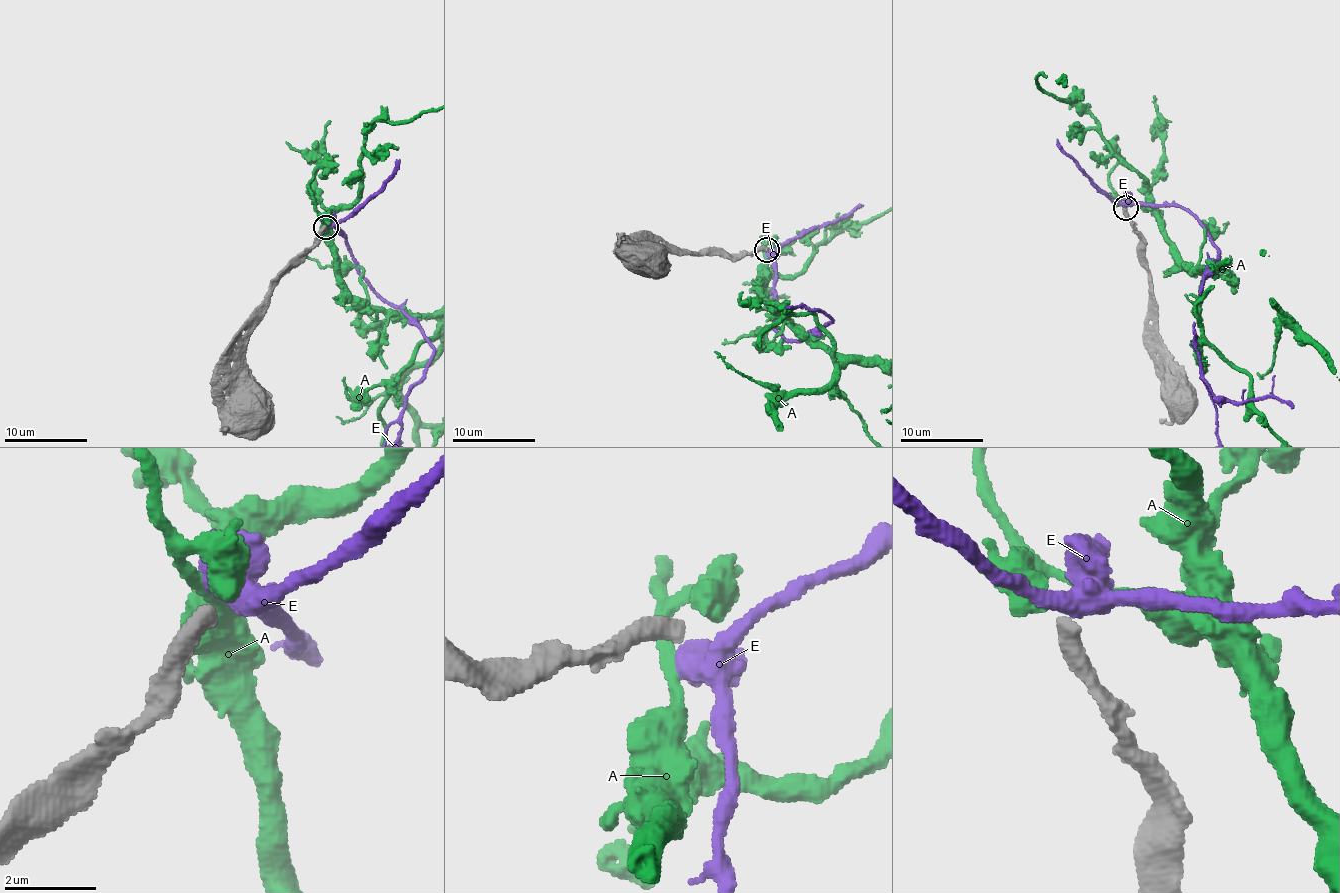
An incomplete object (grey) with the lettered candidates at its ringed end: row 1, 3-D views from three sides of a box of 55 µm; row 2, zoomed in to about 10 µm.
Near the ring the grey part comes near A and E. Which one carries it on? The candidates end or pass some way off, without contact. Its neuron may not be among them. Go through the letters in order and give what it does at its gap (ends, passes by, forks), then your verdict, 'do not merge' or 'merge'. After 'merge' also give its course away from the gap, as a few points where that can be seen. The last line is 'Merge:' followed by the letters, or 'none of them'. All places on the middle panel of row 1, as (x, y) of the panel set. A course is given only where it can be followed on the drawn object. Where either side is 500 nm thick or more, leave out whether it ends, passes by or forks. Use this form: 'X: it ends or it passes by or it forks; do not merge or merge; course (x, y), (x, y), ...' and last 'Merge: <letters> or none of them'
A: do not merge
E: it forks; do not merge
Merge: none of them

